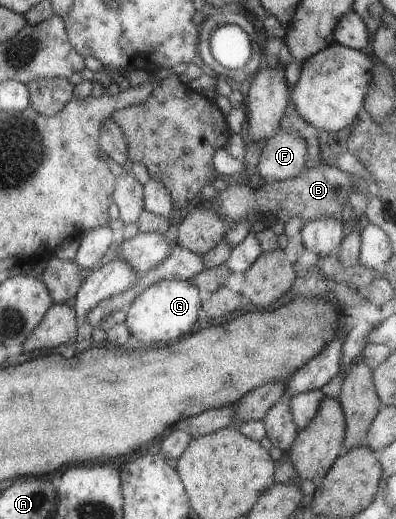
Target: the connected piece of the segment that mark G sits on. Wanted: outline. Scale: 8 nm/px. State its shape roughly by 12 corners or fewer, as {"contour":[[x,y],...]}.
{"contour":[[163,280],[144,289],[124,322],[106,331],[122,347],[168,343],[202,318],[190,280]]}

